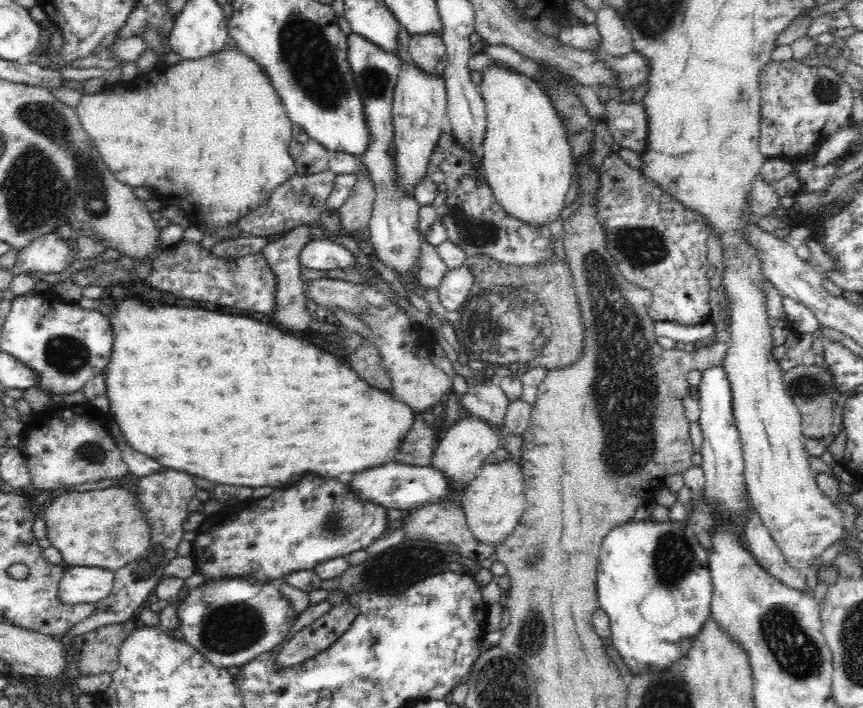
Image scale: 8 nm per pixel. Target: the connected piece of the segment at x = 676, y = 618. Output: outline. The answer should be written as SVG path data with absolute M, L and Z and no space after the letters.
M650 519L626 522L603 538L596 574L599 607L608 615L610 638L632 676L642 671L663 671L684 658L691 642L711 616L712 581L708 568L708 551L700 545L696 532L686 521L657 524Z

